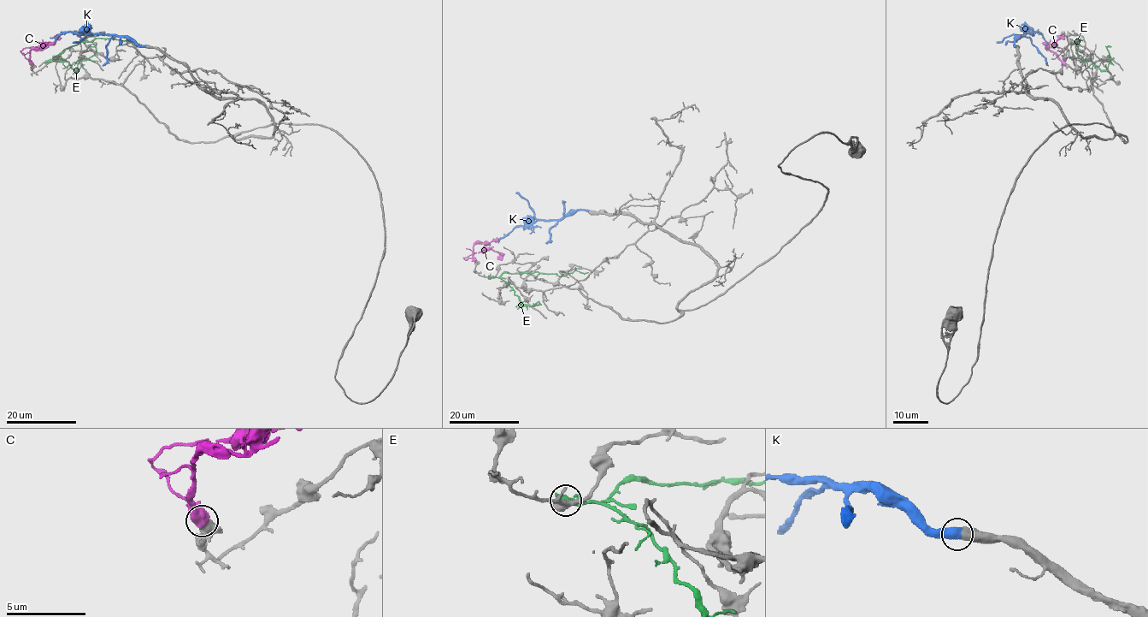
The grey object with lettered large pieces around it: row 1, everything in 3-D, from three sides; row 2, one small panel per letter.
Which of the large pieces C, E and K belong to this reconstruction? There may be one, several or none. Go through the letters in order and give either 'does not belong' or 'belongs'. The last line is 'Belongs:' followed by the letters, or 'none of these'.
C: does not belong
E: does not belong
K: belongs
Belongs: K

